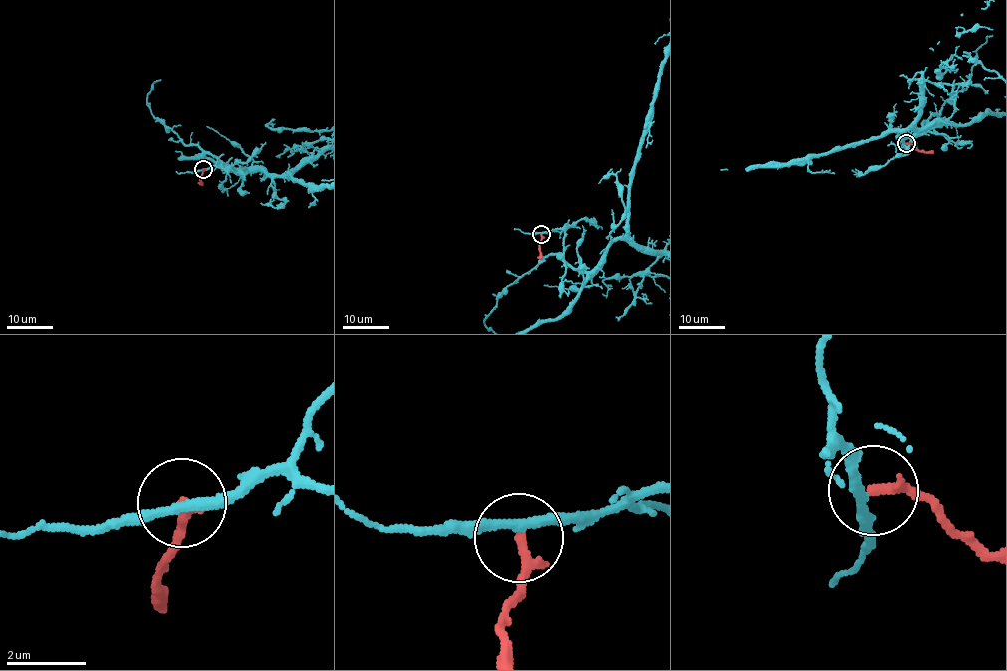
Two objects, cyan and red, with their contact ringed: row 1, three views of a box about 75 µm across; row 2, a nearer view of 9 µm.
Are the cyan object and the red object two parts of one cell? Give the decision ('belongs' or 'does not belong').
does not belong

